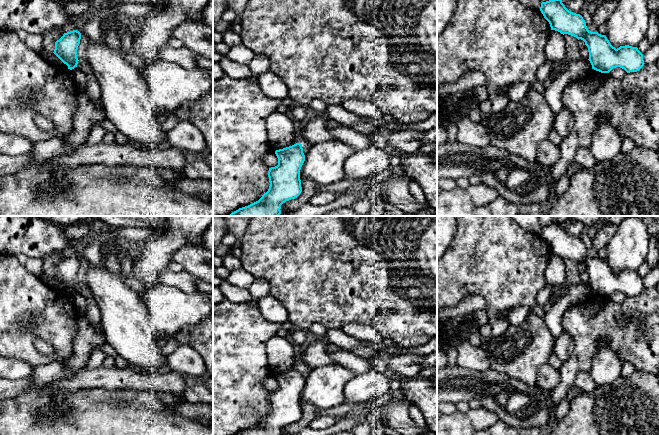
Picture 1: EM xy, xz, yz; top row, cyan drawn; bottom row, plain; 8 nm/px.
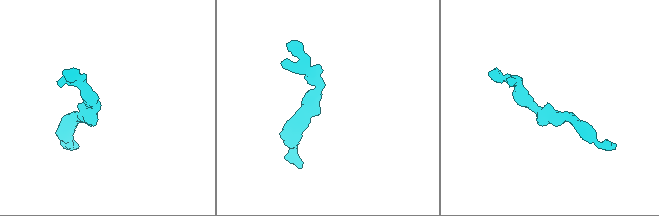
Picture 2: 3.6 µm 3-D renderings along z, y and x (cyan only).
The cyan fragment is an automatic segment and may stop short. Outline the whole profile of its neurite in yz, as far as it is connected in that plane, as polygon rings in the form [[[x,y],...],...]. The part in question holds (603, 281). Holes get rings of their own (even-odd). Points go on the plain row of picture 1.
[[[562,223],[542,226],[540,235],[549,246],[551,254],[585,266],[592,293],[609,297],[613,292],[620,291],[630,297],[637,296],[644,290],[643,278],[637,271],[625,269],[616,273],[605,259],[589,255],[583,241],[569,235]]]

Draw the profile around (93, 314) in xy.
[[[78,285],[77,291],[83,294],[87,300],[86,318],[93,326],[98,328],[103,333],[101,327],[101,312],[93,299],[92,292],[84,285]]]

